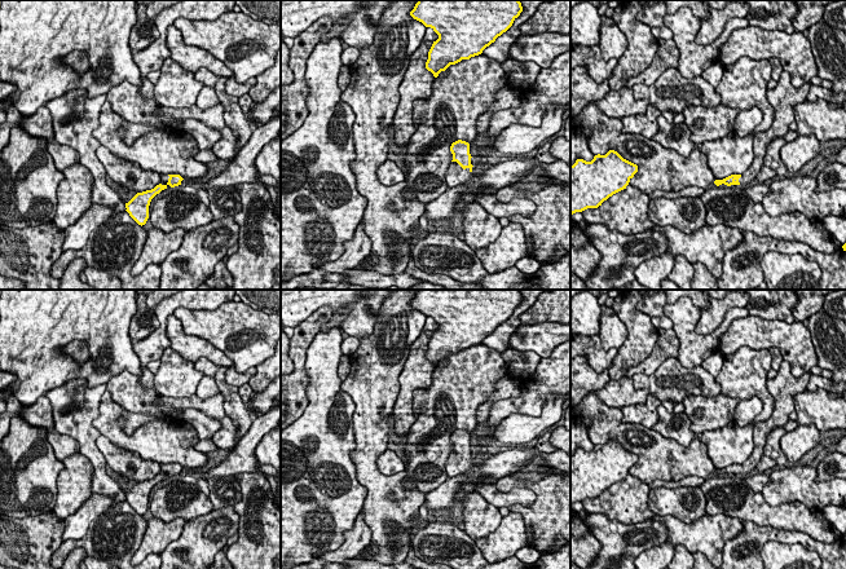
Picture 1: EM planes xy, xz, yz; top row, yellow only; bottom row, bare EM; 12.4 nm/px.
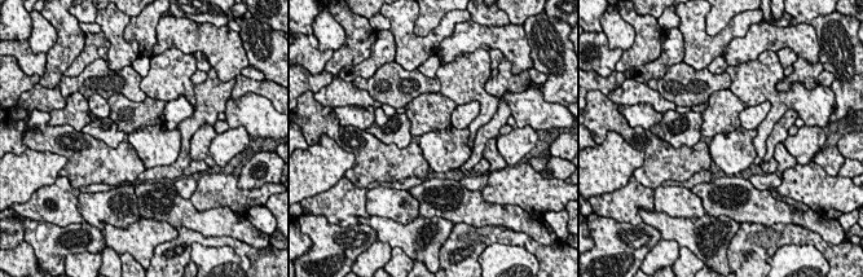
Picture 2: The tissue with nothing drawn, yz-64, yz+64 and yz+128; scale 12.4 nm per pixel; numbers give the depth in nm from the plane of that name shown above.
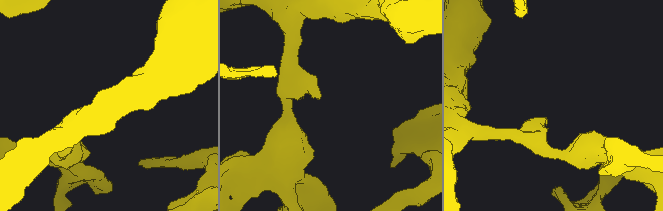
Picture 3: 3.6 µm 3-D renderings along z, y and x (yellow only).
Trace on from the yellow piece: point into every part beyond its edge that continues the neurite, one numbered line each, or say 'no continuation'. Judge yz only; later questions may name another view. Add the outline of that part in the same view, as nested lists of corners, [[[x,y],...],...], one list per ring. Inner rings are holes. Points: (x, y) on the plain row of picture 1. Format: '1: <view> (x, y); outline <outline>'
1: yz (784, 386); outline [[[783,360],[777,375],[774,379],[767,379],[767,389],[775,400],[774,411],[767,420],[753,424],[753,453],[741,463],[741,467],[739,468],[740,473],[731,476],[744,477],[757,467],[763,456],[767,435],[774,428],[784,427],[786,424],[790,413],[796,410],[794,396],[807,389],[810,375],[811,372],[805,372],[798,378],[793,376],[790,365]]]

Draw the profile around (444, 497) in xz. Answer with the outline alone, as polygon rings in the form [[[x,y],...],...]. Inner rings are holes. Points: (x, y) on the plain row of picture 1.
[[[458,475],[448,478],[439,488],[426,494],[424,504],[427,510],[457,510],[459,502],[455,500],[455,494],[463,484],[476,485],[477,477],[470,478],[466,475]]]

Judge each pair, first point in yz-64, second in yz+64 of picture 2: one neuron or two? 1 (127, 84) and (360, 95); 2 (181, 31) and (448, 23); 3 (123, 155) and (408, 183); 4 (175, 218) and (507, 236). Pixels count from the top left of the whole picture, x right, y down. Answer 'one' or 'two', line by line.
1: two
2: two
3: two
4: two

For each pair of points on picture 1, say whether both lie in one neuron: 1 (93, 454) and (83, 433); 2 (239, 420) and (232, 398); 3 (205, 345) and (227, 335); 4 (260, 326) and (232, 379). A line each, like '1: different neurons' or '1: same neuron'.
1: same neuron
2: same neuron
3: different neurons
4: different neurons

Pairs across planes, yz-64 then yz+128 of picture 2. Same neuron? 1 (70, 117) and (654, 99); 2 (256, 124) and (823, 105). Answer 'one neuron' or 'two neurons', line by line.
1: two neurons
2: one neuron

